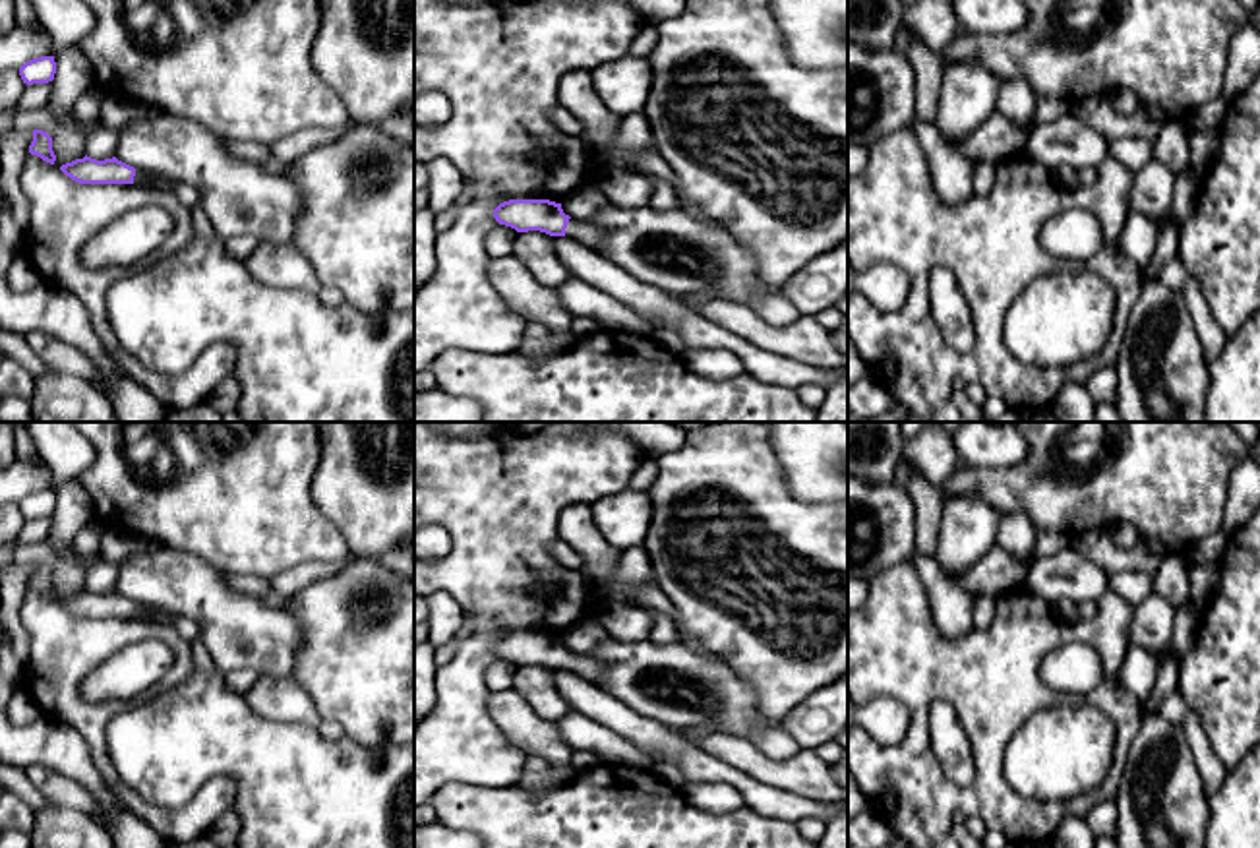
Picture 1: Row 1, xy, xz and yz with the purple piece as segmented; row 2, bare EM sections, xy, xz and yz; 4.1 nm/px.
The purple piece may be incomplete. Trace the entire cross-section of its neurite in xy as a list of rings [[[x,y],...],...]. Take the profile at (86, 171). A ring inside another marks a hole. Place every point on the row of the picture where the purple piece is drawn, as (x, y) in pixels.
[[[85,155],[62,165],[60,170],[79,184],[141,184],[145,178],[153,178],[155,190],[170,192],[174,182],[155,172],[137,170],[116,157],[97,161]]]

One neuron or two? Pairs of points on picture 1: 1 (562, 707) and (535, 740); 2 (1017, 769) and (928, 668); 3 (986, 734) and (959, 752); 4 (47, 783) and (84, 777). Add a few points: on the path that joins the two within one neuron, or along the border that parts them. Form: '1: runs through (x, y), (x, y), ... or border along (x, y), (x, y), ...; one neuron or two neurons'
1: border along (515, 690), (539, 715), (556, 723); two neurons
2: border along (1030, 715), (1003, 756), (1003, 777), (1020, 796); two neurons
3: border along (951, 703), (972, 750), (974, 777), (966, 787); two neurons
4: border along (31, 763), (41, 763), (72, 777), (101, 808); two neurons

